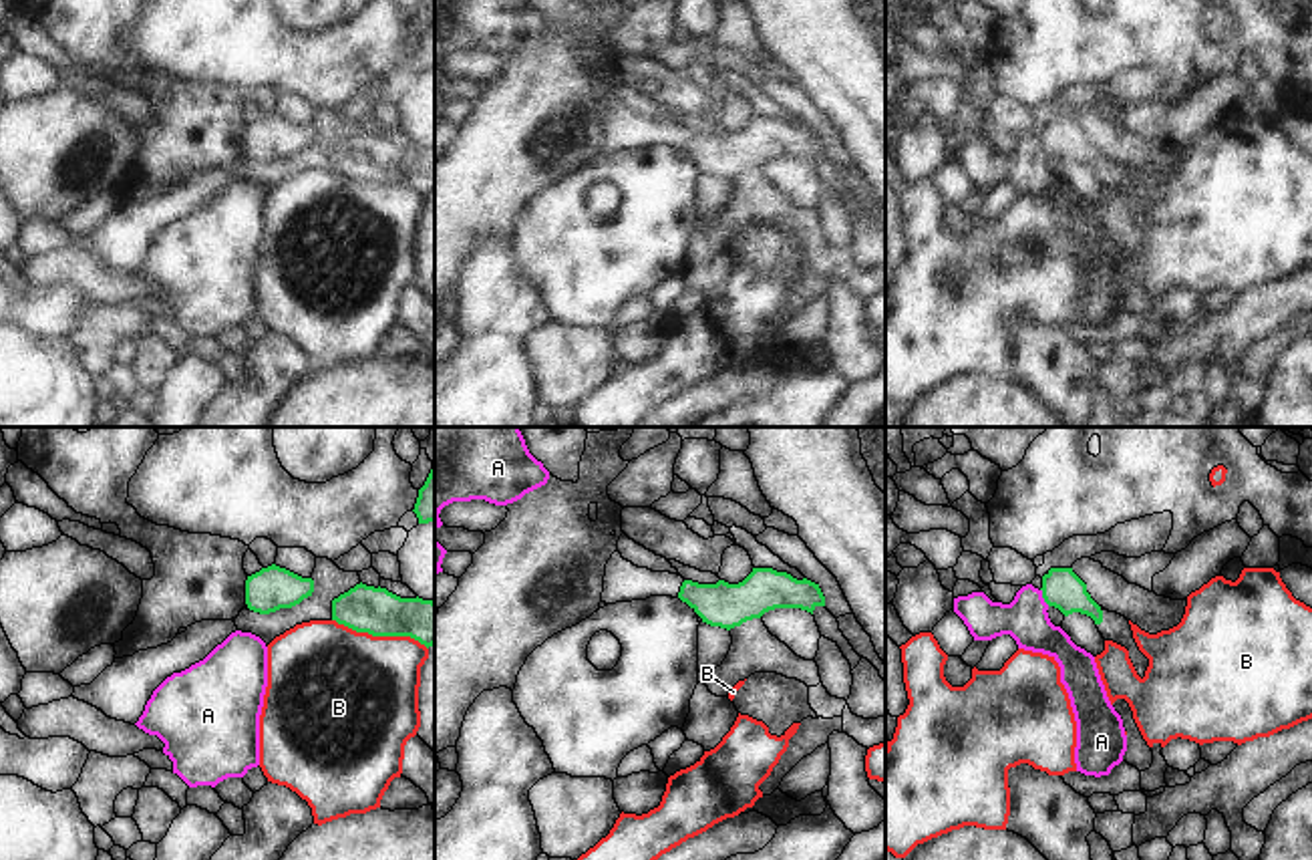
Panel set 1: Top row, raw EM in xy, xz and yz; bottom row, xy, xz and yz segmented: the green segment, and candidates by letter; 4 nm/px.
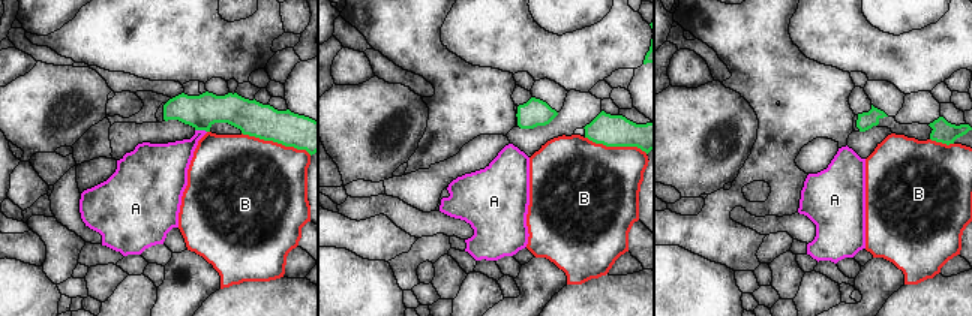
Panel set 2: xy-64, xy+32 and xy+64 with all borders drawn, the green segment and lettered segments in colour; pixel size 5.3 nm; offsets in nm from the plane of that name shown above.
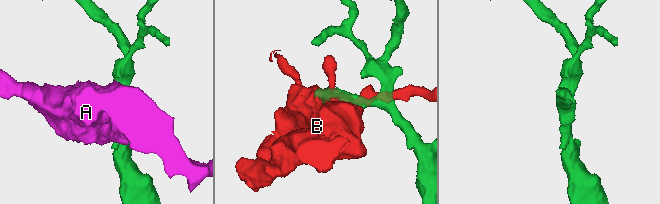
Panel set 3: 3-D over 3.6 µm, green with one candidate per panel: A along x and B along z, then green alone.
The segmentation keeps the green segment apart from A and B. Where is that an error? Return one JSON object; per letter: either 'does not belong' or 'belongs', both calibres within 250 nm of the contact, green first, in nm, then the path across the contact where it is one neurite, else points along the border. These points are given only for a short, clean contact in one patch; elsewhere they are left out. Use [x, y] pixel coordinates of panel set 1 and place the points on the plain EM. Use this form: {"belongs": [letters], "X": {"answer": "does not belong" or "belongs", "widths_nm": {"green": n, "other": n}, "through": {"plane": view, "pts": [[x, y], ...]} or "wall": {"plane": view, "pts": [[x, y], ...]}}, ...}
{"belongs": [], "A": {"answer": "does not belong", "widths_nm": {"green": 160, "other": 180}, "wall": {"plane": "yz", "pts": [[1041, 137], [1041, 146], [1049, 154]]}}, "B": {"answer": "does not belong", "widths_nm": {"green": 190, "other": 480}, "wall": {"plane": "xy", "pts": [[333, 168], [373, 184], [409, 184], [427, 198]]}}}

